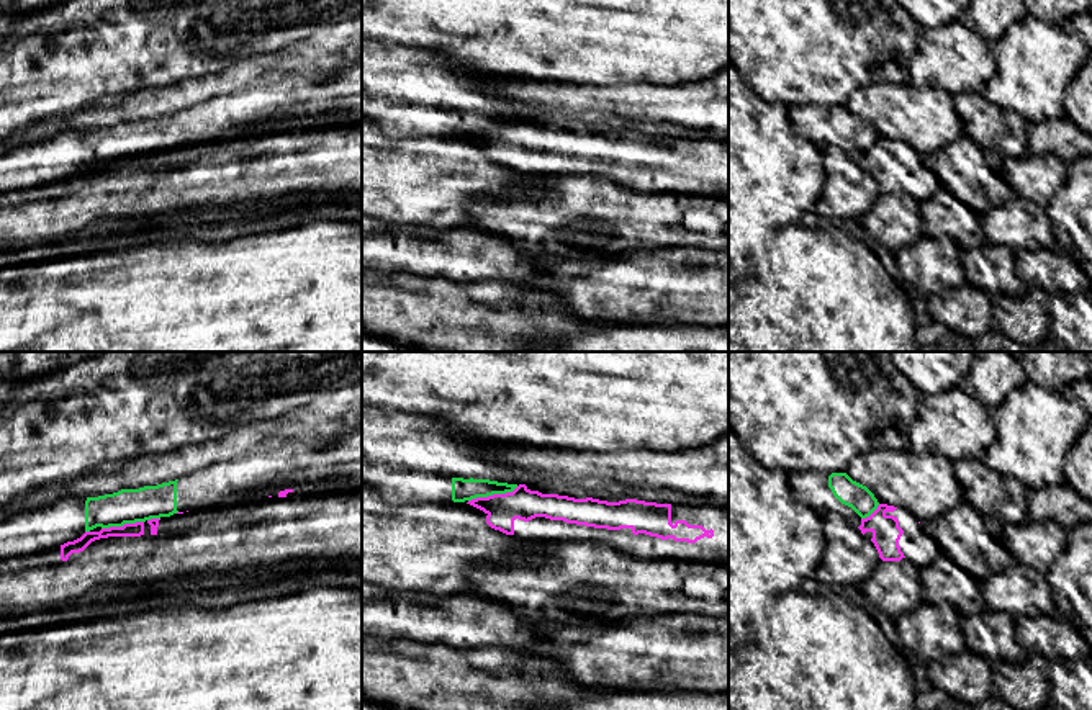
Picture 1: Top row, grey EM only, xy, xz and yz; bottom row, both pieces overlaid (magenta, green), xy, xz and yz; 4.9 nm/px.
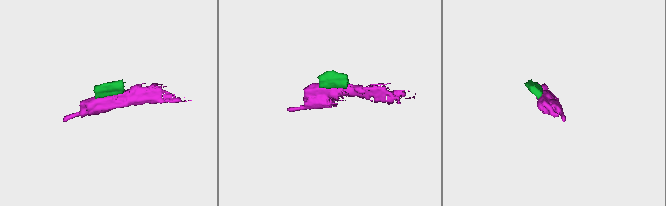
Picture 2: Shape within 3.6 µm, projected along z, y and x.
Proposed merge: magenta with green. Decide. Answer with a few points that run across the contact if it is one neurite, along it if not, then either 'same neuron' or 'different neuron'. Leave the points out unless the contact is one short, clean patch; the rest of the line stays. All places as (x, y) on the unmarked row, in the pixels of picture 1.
line xz (518, 120), (511, 125), (477, 130), (469, 134); different neuron

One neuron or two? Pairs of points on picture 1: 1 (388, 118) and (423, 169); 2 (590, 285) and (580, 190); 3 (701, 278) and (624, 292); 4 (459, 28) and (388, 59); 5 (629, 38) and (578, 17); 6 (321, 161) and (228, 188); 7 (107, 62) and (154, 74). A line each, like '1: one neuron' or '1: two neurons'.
1: two neurons
2: two neurons
3: one neuron
4: two neurons
5: one neuron
6: one neuron
7: one neuron

